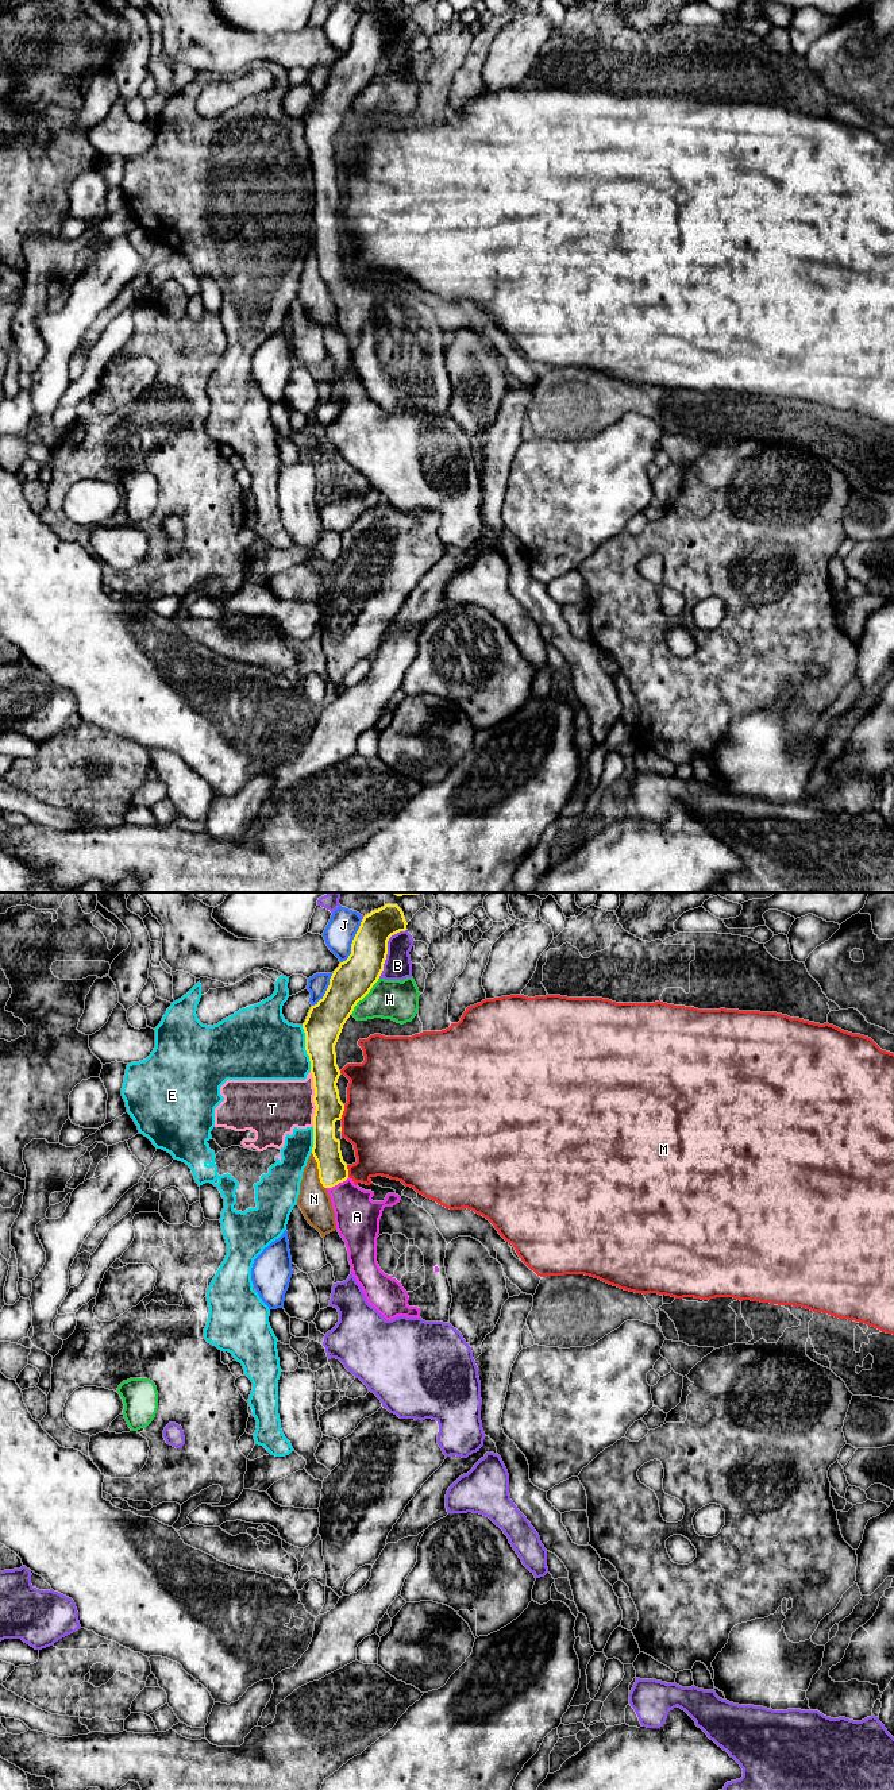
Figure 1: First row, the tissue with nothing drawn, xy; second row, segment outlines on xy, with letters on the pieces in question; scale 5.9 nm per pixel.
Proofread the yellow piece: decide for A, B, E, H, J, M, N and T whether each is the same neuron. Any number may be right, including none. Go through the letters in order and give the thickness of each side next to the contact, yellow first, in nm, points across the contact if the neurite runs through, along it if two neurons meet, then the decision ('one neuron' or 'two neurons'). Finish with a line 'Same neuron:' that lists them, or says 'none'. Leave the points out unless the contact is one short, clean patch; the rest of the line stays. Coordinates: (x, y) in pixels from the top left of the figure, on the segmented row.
A: calibres 170 and 260 nm; way xy (332, 1169), (338, 1183), (357, 1216); one neuron
B: calibres 240 and 160 nm; two neurons
E: calibres 220 and 400 nm; two neurons
H: calibres 240 and 240 nm; two neurons
J: calibres 240 and 180 nm; two neurons
M: calibres 160 and 480 nm; two neurons
N: calibres 170 and 190 nm; two neurons
T: calibres 160 and 340 nm; border xy (309, 1072), (313, 1080), (313, 1126); two neurons
Same neuron: A

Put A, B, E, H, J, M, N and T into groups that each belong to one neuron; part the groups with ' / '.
A / B / E T / H / J / M / N

